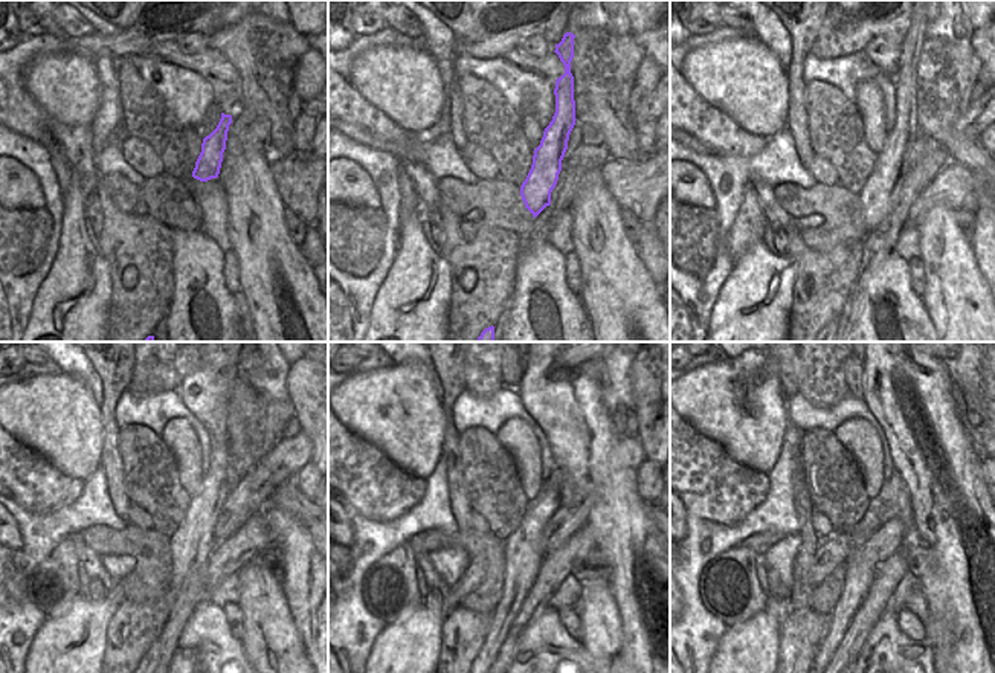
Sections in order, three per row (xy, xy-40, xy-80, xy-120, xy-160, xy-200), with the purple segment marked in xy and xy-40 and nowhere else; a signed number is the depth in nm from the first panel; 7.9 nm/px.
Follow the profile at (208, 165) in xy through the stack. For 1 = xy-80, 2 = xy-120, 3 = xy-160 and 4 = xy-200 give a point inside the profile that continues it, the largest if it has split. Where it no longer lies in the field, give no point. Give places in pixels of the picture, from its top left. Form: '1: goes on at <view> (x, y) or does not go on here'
1: goes on at xy-80 (882, 185)
2: goes on at xy-120 (191, 544)
3: goes on at xy-160 (524, 548)
4: goes on at xy-200 (859, 576)

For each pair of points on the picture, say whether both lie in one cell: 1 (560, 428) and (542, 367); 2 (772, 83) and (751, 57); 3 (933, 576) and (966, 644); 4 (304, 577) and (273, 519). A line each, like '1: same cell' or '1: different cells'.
1: same cell
2: same cell
3: same cell
4: same cell

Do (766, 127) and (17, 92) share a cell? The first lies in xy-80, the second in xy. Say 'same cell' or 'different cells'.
different cells

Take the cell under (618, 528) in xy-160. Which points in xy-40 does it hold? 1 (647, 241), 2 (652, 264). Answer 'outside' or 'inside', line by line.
1: inside
2: inside

